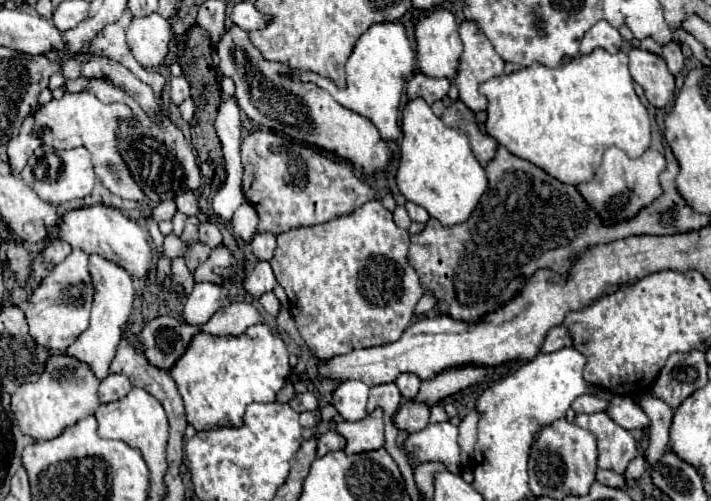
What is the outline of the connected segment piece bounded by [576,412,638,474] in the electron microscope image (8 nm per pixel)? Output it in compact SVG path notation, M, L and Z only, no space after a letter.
M606 412L576 414L576 424L590 430L598 440L598 466L624 474L630 460L638 456L634 436L618 426Z

